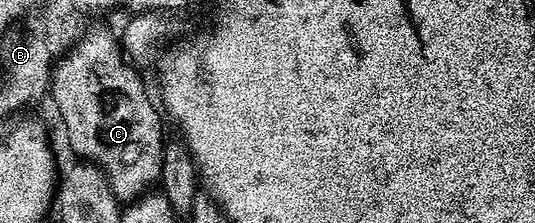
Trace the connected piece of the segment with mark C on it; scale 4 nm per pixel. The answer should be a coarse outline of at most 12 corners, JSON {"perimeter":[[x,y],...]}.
{"perimeter":[[118,33],[56,61],[65,136],[121,202],[161,179],[167,136]]}

